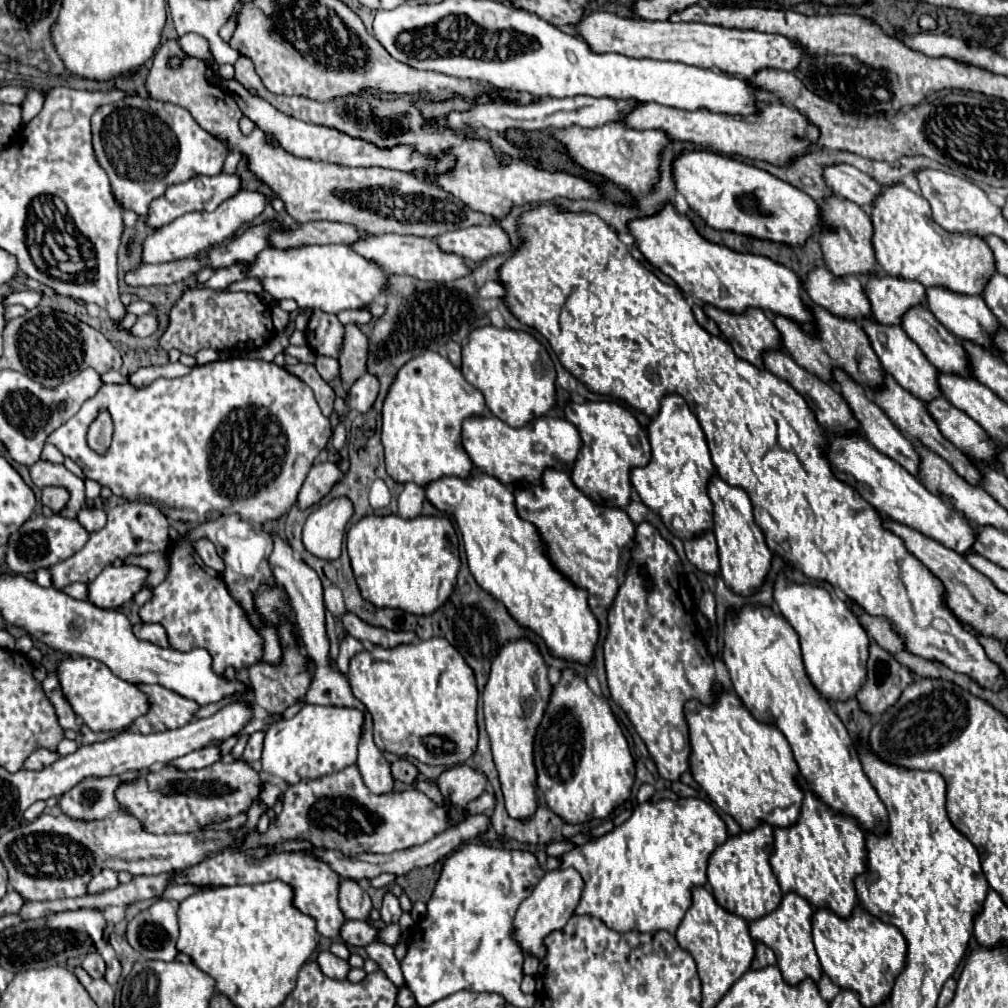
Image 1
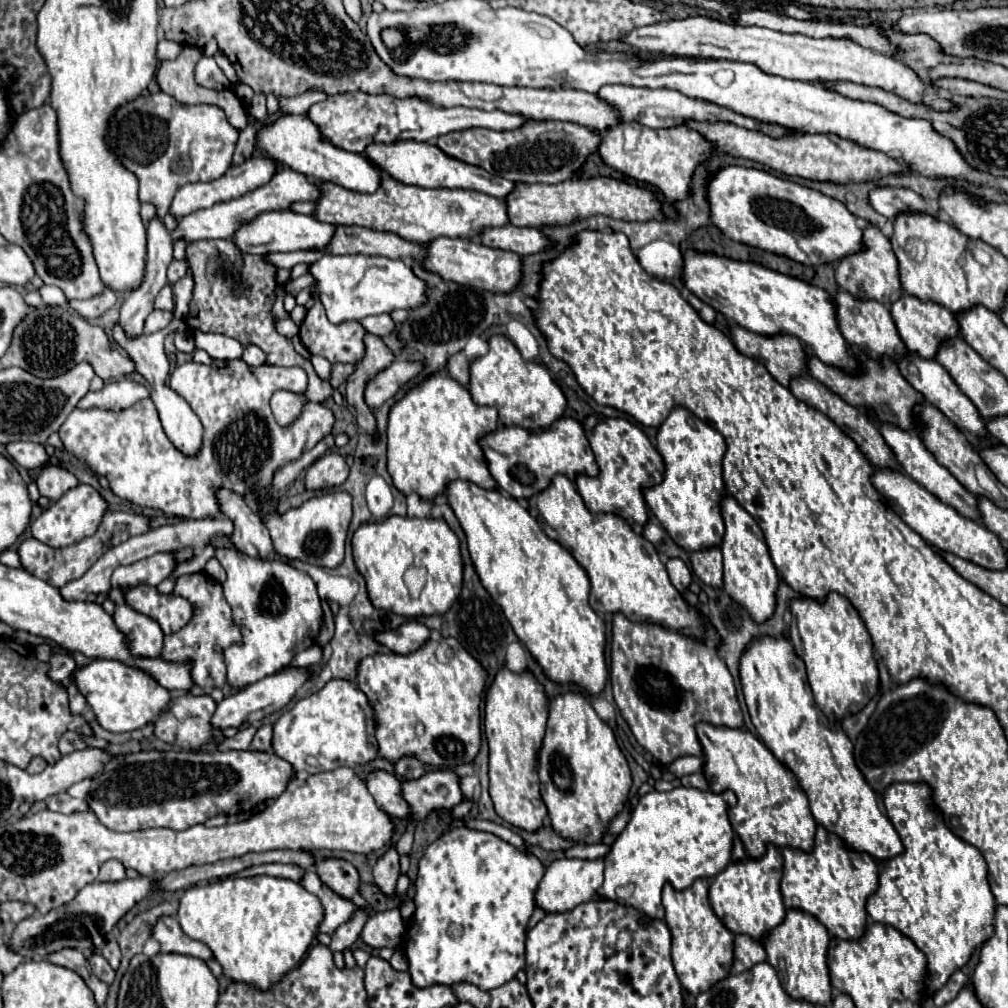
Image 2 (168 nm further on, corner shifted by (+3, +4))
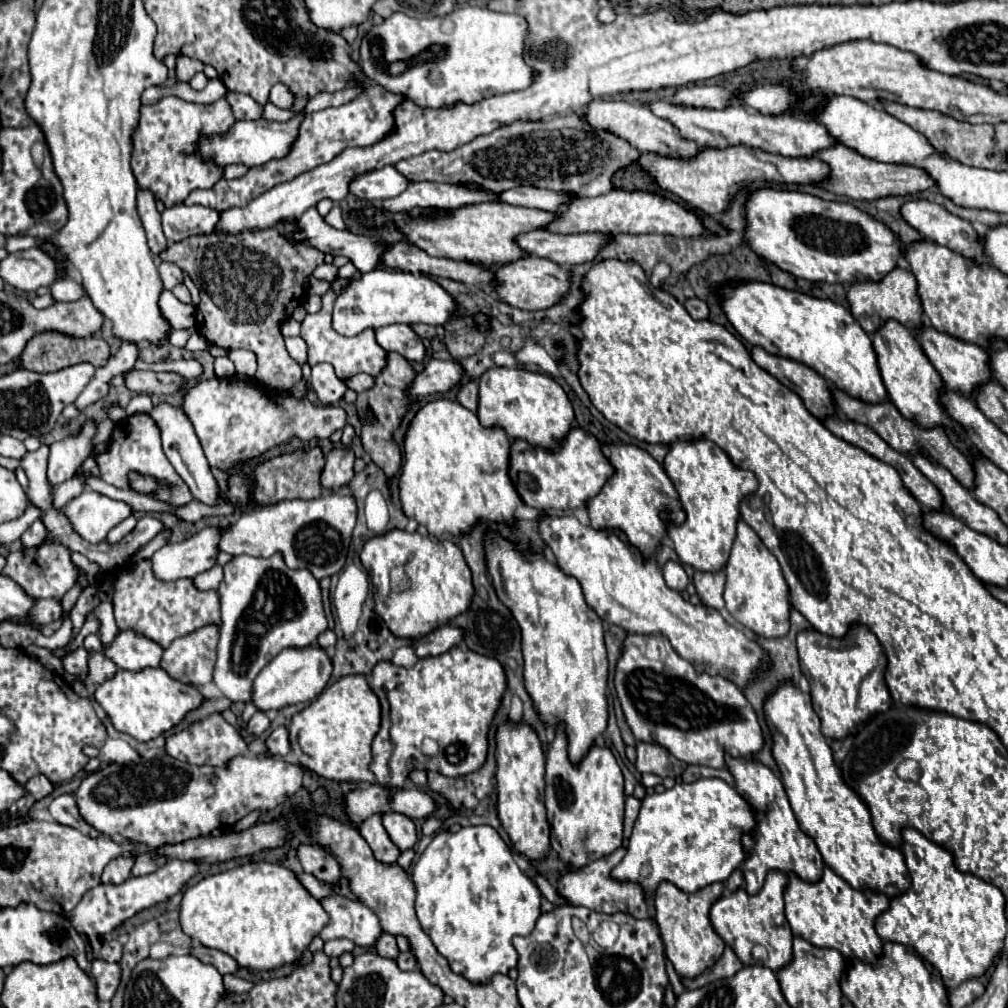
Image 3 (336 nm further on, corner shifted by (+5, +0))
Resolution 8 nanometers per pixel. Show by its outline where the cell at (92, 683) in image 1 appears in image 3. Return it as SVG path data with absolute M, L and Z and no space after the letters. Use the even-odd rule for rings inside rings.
M161 667L143 669L139 673L119 669L113 679L97 685L95 699L107 711L117 731L127 733L137 741L151 741L161 733L173 729L189 711L201 707L205 701L195 685L169 677L167 671Z

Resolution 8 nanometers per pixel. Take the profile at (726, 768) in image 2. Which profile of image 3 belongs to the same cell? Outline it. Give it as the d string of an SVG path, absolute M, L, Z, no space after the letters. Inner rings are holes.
M727 755L725 759L727 759L729 771L735 777L735 789L751 803L751 807L755 811L755 819L757 819L755 835L745 837L745 847L749 851L749 857L741 865L743 877L745 877L745 891L749 895L759 893L765 883L765 877L771 869L777 869L787 875L795 873L799 879L805 879L807 883L821 881L823 867L825 867L821 853L817 851L813 839L801 831L801 827L791 811L783 783L763 763L753 763L749 759L733 759L731 755Z

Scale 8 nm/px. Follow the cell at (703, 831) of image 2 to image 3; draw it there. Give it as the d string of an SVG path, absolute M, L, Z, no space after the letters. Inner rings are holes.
M699 779L693 783L677 783L663 793L653 793L643 799L639 817L635 821L627 855L613 869L613 877L619 881L631 879L645 887L645 893L651 895L661 881L671 881L683 891L699 891L711 883L727 881L729 875L741 867L747 857L747 851L741 843L743 833L753 833L755 813L751 805L727 785L723 779Z

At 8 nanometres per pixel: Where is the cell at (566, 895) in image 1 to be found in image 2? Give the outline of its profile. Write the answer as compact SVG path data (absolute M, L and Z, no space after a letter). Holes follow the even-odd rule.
M557 859L553 861L535 893L535 905L541 907L545 913L565 913L577 907L579 903L587 903L599 899L595 891L601 887L603 881L603 861L583 861L583 859Z

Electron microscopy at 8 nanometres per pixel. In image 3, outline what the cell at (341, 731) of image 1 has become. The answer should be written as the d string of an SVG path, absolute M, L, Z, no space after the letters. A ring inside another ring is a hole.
M347 675L329 685L311 705L307 705L301 713L297 713L289 725L291 749L299 753L299 765L315 771L317 775L333 781L357 781L357 783L375 783L375 775L371 771L371 743L381 725L381 705L373 689L369 687L363 675Z

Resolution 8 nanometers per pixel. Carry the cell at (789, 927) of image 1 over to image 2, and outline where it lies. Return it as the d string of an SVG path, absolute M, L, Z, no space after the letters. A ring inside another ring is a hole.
M787 909L785 919L763 935L761 943L767 951L767 961L775 967L783 989L793 999L803 999L813 1005L831 1003L831 983L827 975L827 939L829 933L825 925L801 909Z

